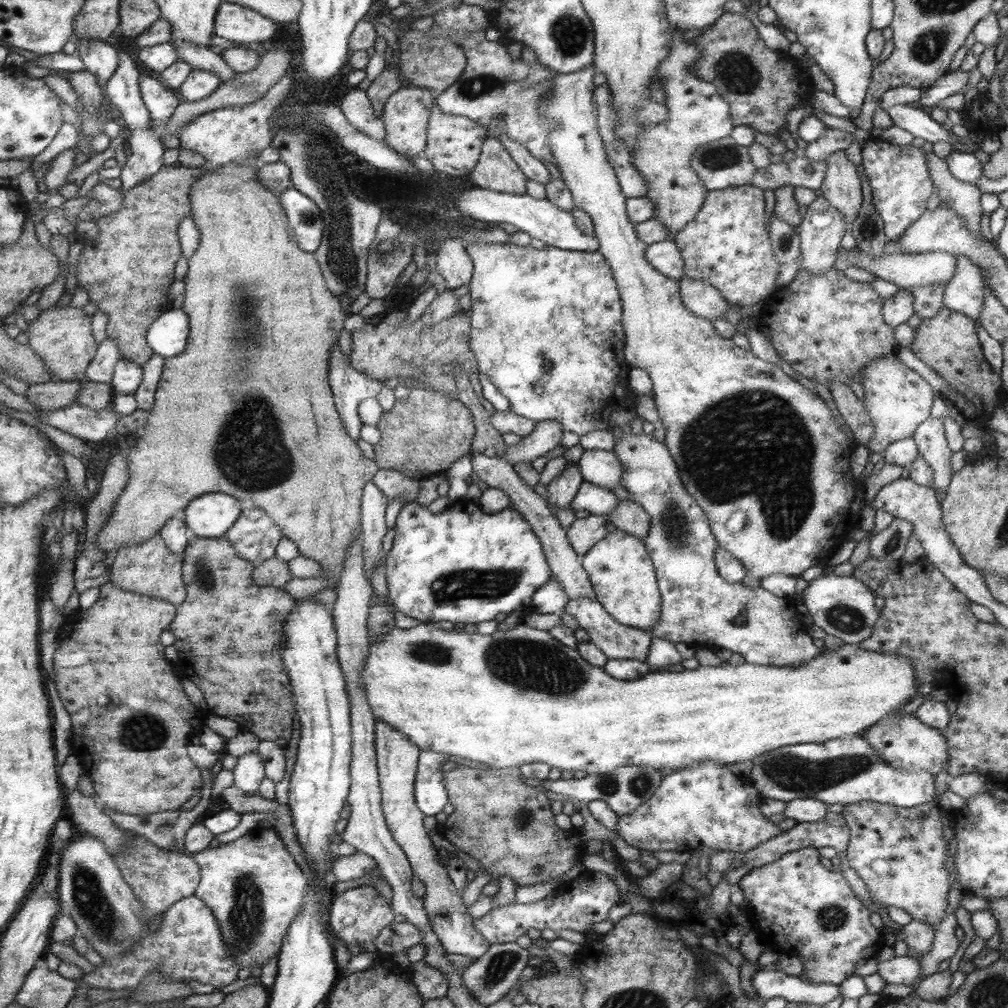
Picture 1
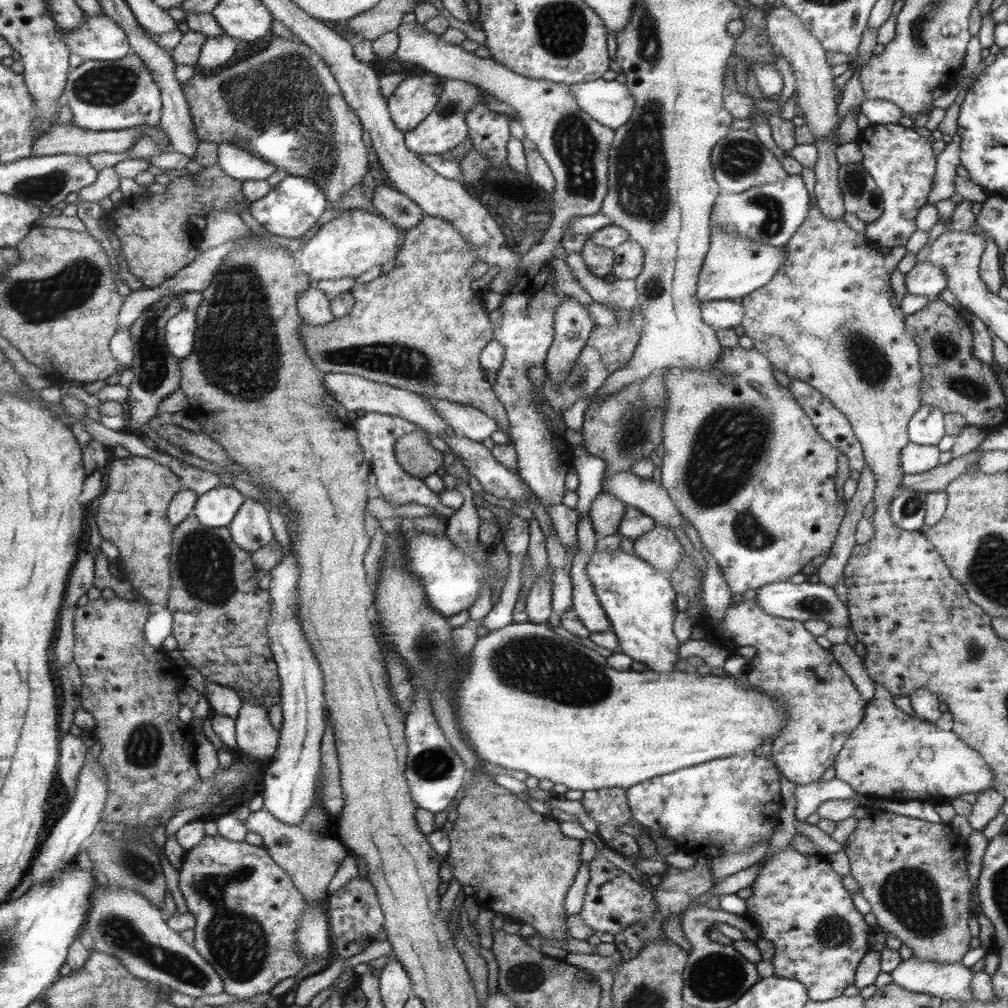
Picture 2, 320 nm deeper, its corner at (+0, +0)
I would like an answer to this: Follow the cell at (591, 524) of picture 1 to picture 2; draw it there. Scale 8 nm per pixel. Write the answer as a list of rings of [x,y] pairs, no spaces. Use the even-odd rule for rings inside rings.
[[[599,492],[588,512],[596,536],[617,534],[626,507],[618,497]]]

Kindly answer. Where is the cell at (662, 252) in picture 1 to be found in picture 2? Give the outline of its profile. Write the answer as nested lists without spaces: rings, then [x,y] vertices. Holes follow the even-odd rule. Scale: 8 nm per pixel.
[[[625,240],[612,249],[614,253],[613,270],[615,279],[635,280],[643,264],[641,247],[633,240]]]

